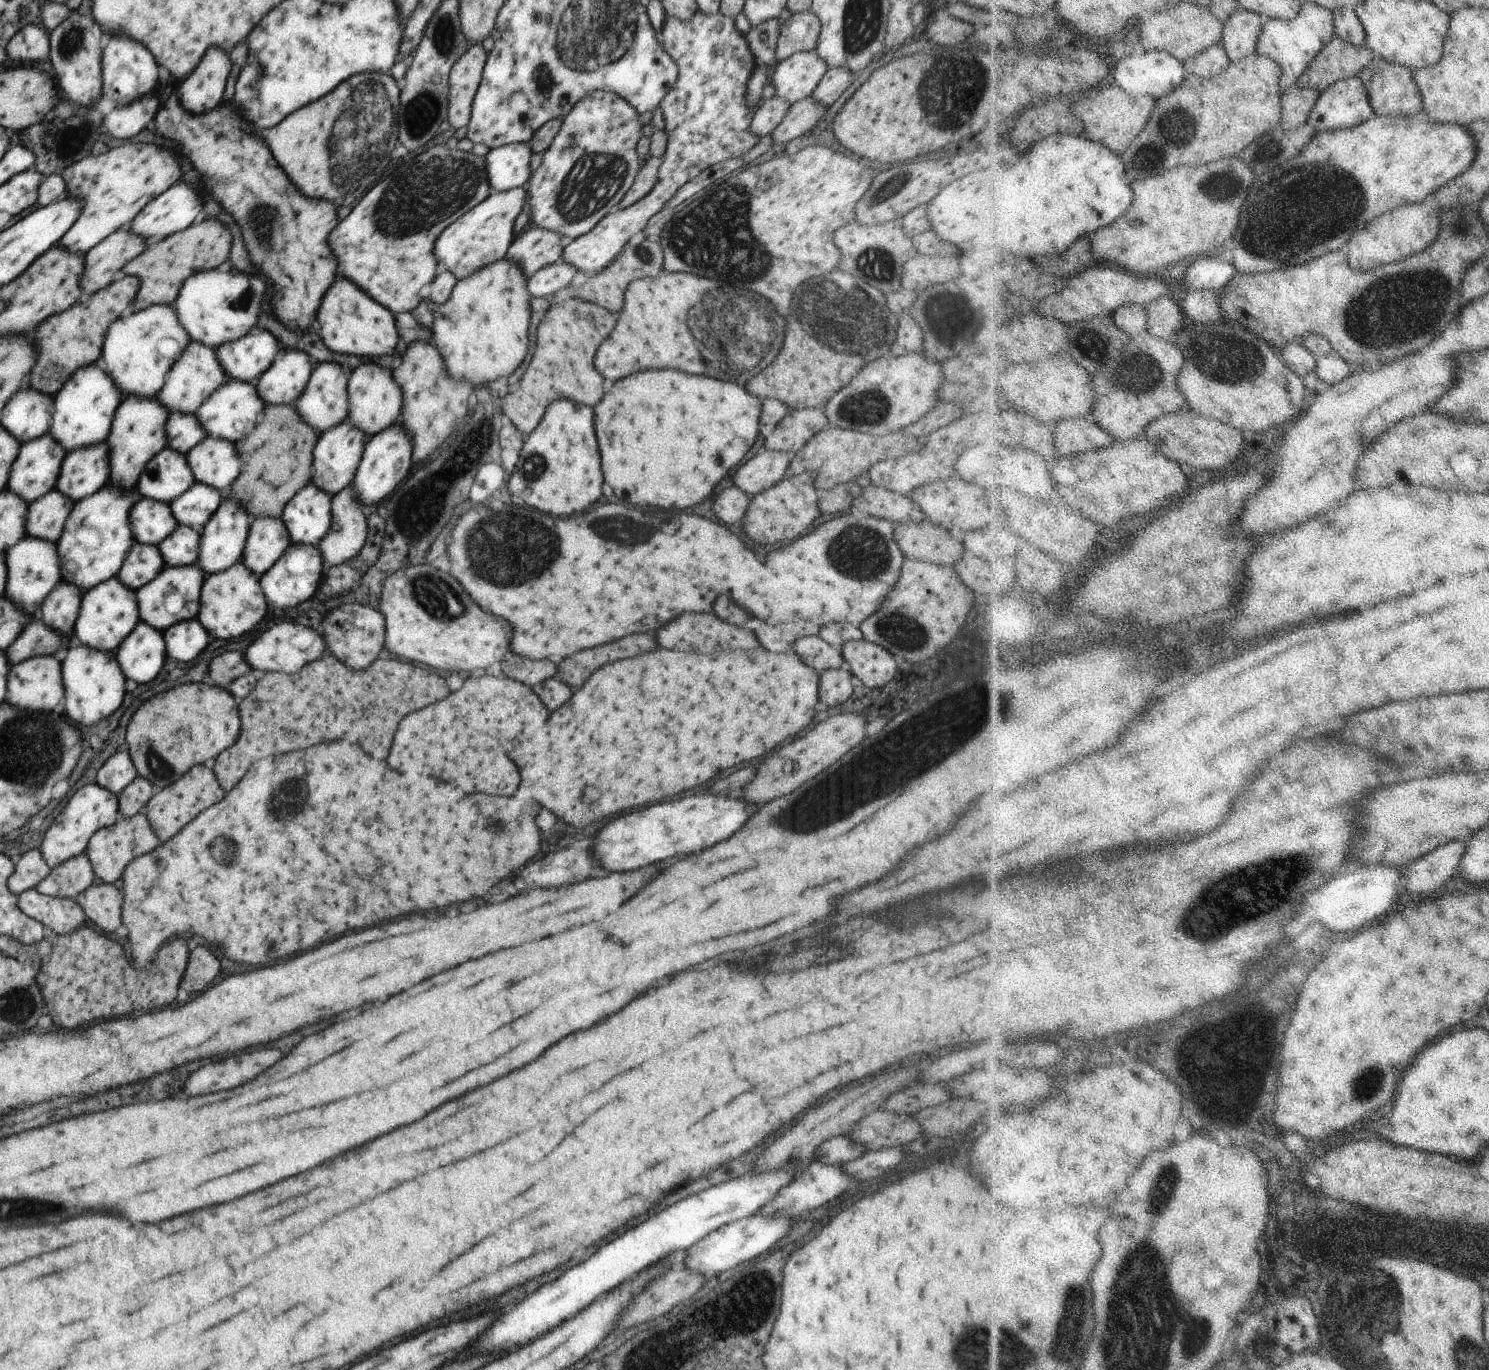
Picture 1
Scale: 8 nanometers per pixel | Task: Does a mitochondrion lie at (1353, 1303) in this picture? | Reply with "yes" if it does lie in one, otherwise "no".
yes

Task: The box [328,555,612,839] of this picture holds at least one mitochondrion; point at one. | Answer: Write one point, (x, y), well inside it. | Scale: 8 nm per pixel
(439, 598)

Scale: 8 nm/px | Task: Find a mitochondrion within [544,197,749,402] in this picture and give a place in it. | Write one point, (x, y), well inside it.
(647, 255)

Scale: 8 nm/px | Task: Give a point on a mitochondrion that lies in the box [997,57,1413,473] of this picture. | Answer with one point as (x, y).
(1238, 359)

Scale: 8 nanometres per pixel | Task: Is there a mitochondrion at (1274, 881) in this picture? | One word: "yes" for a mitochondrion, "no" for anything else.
yes

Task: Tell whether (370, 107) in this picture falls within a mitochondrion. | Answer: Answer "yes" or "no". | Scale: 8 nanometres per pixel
yes

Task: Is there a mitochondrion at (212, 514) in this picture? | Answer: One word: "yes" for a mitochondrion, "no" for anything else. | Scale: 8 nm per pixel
no

